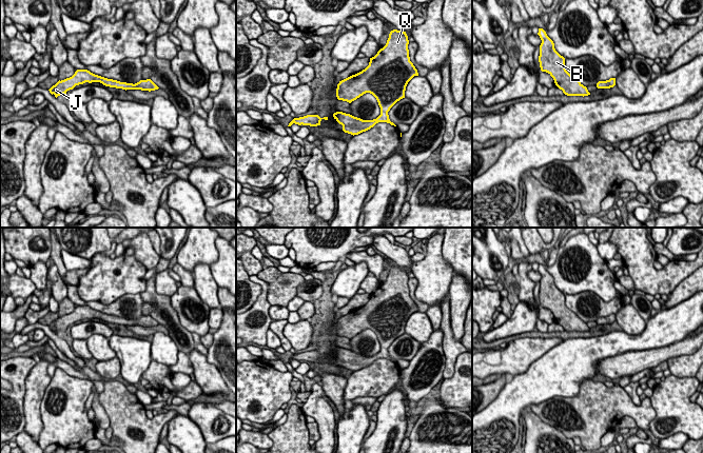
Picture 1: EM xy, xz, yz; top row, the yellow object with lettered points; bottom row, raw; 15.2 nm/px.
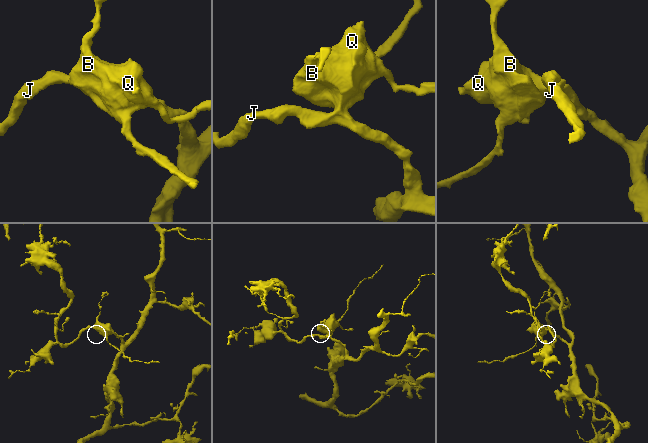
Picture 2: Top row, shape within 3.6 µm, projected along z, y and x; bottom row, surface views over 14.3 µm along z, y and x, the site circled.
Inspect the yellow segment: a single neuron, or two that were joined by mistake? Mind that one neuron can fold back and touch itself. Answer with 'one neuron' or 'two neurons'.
one neuron

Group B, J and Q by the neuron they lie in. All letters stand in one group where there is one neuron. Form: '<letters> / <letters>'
B J Q

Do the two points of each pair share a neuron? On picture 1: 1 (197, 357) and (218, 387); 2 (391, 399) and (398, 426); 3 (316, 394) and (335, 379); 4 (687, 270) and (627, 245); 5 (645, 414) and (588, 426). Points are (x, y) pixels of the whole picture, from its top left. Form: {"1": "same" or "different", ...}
{"1": "same", "2": "same", "3": "different", "4": "same", "5": "same"}

